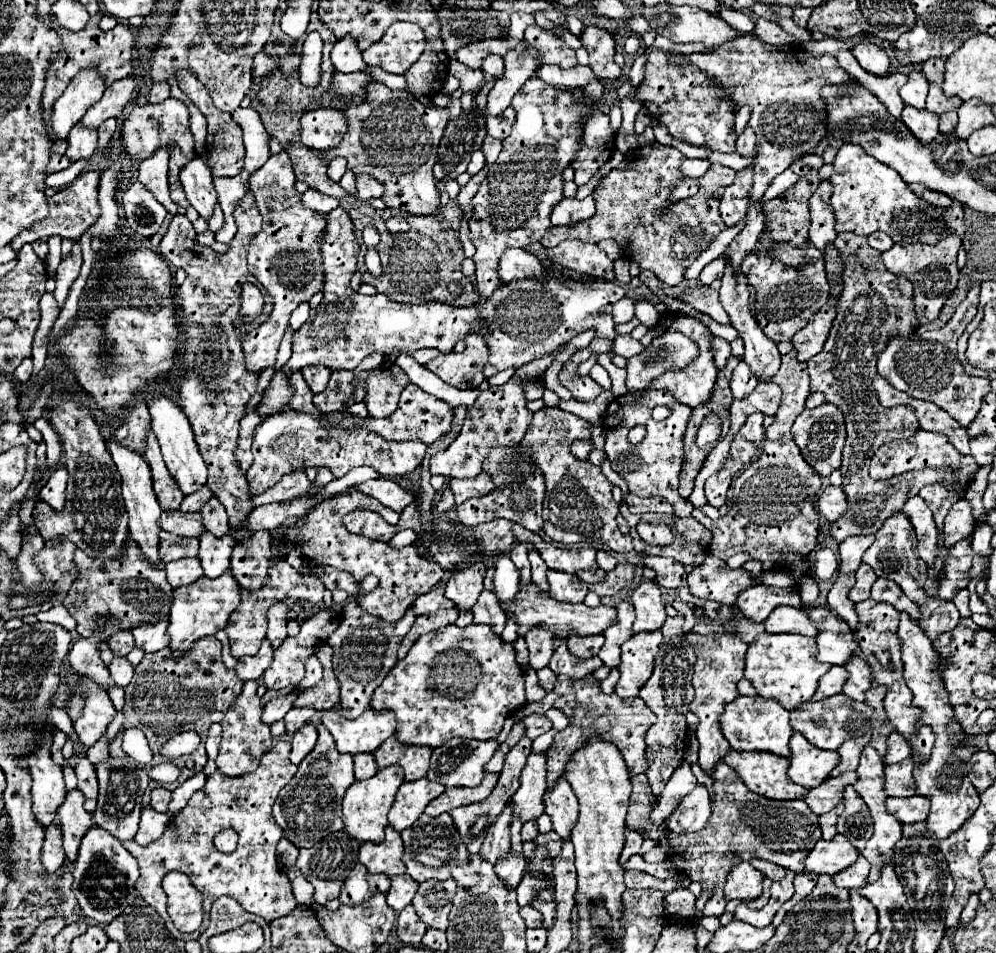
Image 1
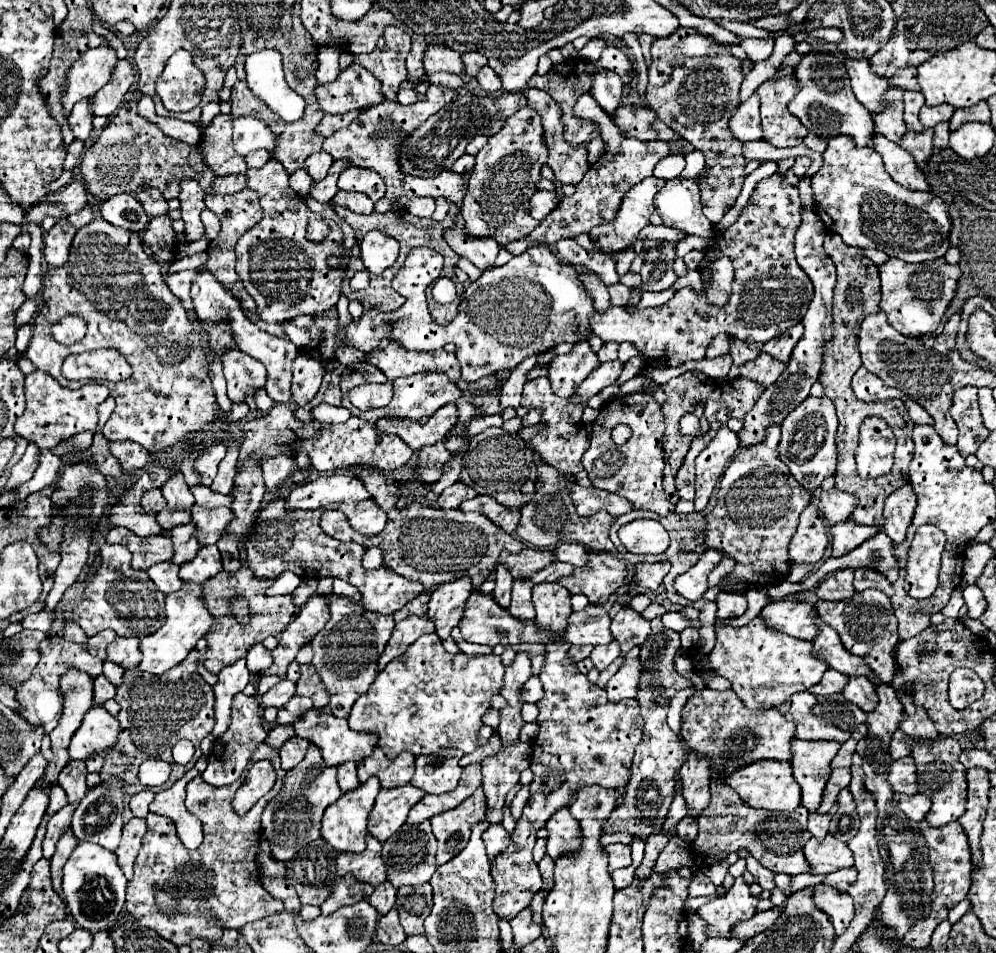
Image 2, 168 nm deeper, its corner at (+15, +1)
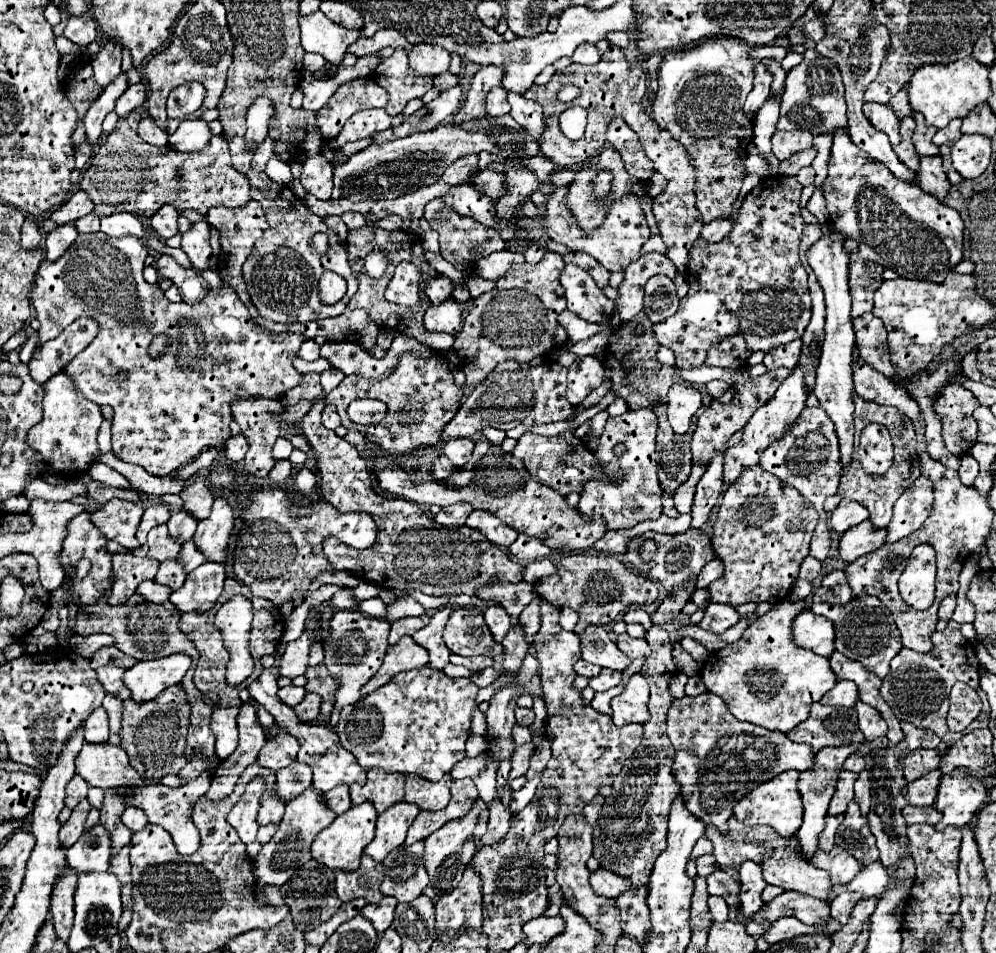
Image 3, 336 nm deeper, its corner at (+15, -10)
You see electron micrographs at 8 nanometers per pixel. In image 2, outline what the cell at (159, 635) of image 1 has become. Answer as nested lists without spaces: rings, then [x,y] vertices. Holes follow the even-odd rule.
[[[116,638],[112,644],[108,644],[108,662],[114,662],[122,668],[136,668],[140,662],[140,640],[138,638]]]

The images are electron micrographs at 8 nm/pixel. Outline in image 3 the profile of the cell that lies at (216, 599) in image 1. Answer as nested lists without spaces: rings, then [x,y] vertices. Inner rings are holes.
[[[174,653],[154,661],[138,661],[124,673],[124,683],[132,689],[134,701],[148,701],[158,697],[170,685],[182,681],[192,659],[184,653]]]

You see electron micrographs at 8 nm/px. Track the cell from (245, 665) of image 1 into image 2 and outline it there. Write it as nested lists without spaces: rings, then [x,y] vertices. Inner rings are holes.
[[[244,658],[238,660],[236,664],[224,668],[218,674],[218,684],[214,686],[214,736],[220,738],[220,734],[224,734],[230,726],[230,706],[232,706],[232,698],[242,692],[246,688],[246,684],[250,682],[250,674],[246,668]]]

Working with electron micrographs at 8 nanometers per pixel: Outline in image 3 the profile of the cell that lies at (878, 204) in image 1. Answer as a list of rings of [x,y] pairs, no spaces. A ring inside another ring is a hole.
[[[834,133],[832,155],[828,161],[828,177],[822,187],[830,225],[844,237],[858,241],[858,253],[864,261],[880,263],[882,267],[892,269],[900,277],[908,279],[928,279],[934,283],[944,281],[944,277],[952,271],[952,267],[962,259],[962,219],[960,215],[924,193],[916,183],[908,185],[904,181],[896,181],[892,173],[878,161],[872,161],[862,149],[858,149],[848,133]]]

